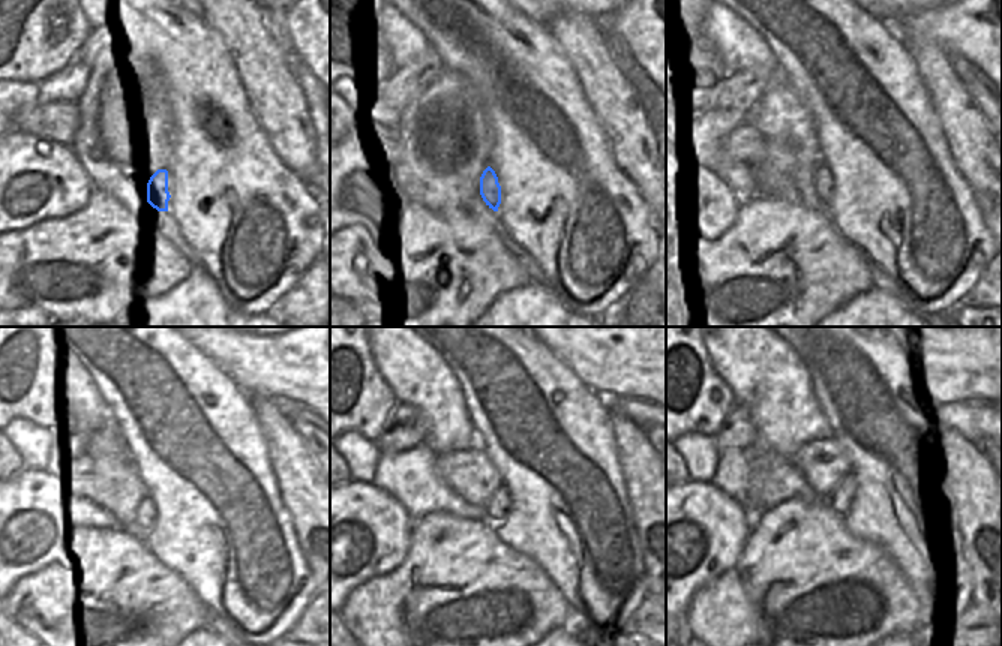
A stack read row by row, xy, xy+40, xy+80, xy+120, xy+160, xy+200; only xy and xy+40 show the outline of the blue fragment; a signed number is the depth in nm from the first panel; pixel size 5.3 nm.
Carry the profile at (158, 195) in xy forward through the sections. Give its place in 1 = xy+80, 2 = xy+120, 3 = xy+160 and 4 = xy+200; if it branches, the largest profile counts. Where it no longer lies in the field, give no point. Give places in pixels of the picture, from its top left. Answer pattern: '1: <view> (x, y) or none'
1: xy+80 (822, 182)
2: xy+120 (147, 514)
3: xy+160 (494, 510)
4: xy+200 (842, 496)

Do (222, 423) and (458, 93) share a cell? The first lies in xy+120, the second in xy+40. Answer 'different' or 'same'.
different

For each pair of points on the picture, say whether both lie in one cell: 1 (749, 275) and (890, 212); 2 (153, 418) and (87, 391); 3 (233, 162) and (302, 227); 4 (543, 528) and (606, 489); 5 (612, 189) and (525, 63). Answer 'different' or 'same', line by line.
1: different
2: different
3: same
4: same
5: same

